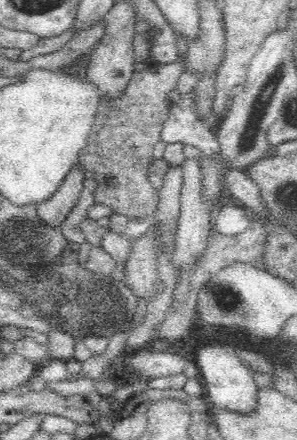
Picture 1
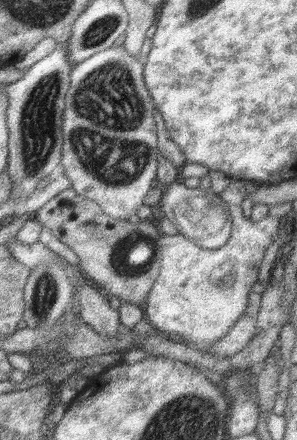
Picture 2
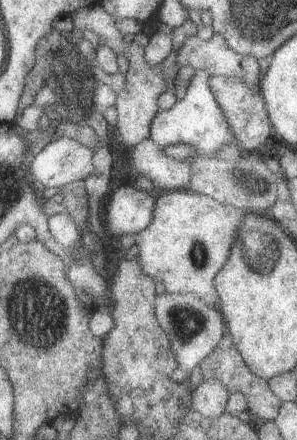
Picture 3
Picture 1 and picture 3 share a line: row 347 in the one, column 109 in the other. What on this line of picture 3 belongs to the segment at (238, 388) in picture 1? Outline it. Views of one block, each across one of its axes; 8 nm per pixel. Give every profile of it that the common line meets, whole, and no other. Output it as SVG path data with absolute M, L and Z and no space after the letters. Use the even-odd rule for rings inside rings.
M119 186L107 202L107 214L101 216L105 232L127 236L143 232L153 220L157 194L133 186Z

